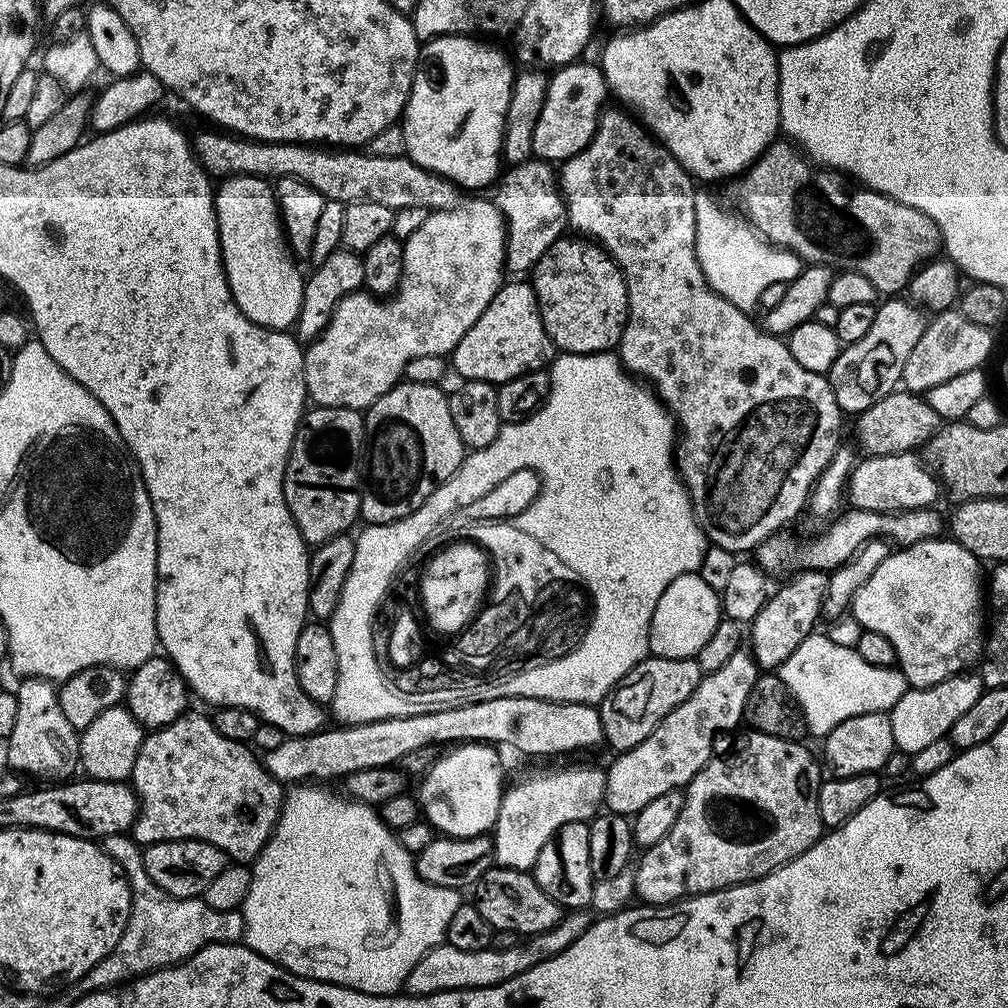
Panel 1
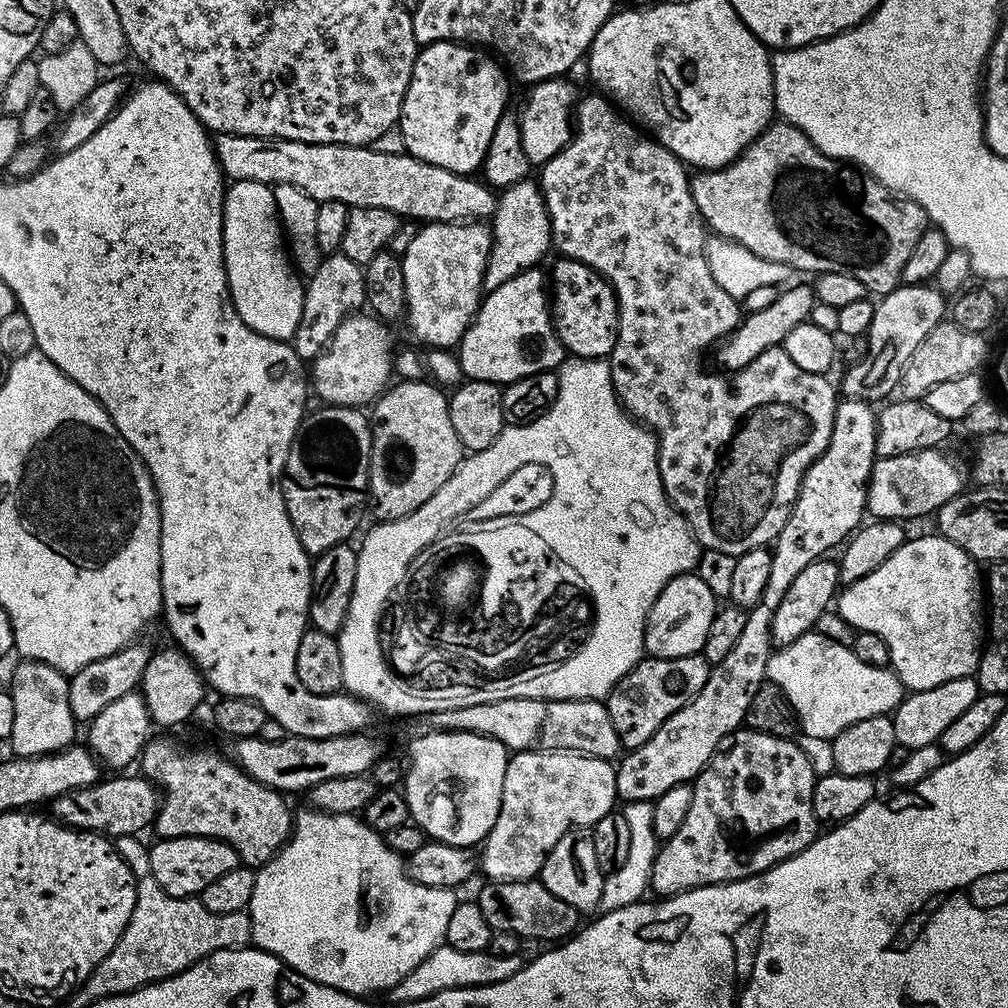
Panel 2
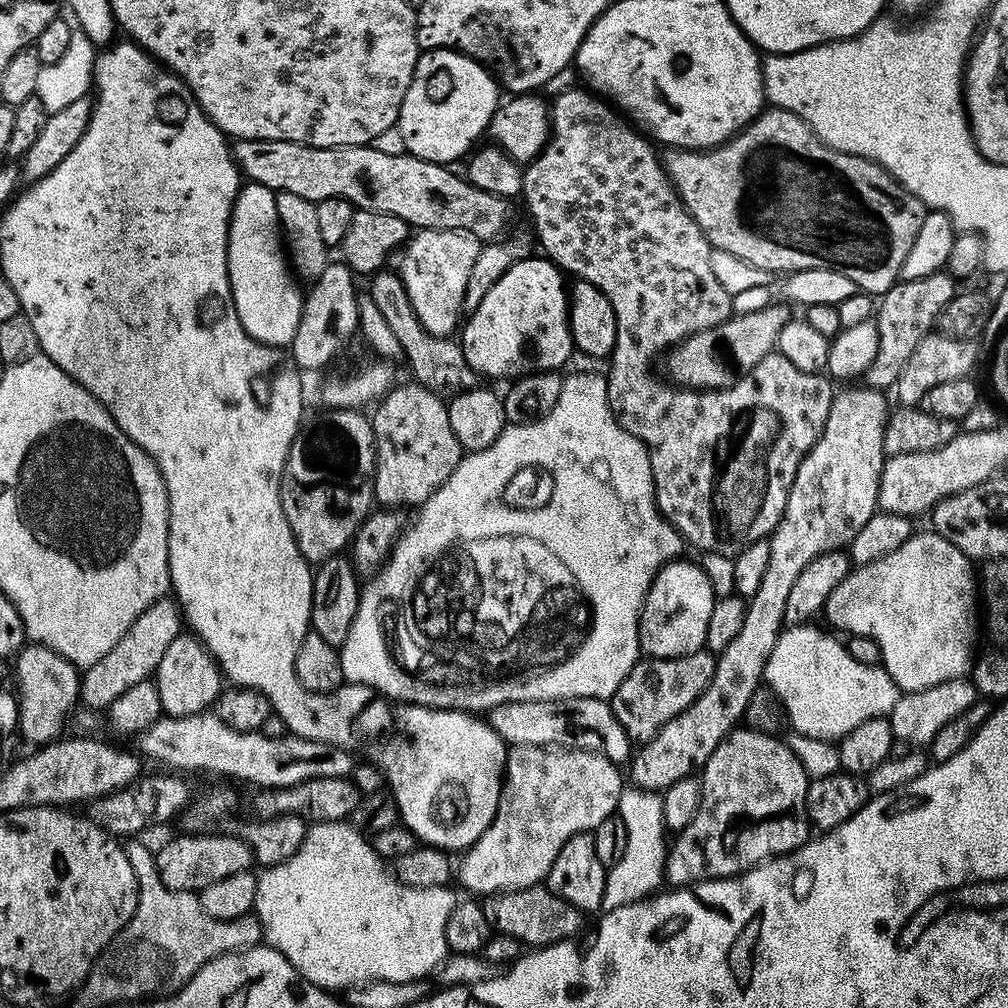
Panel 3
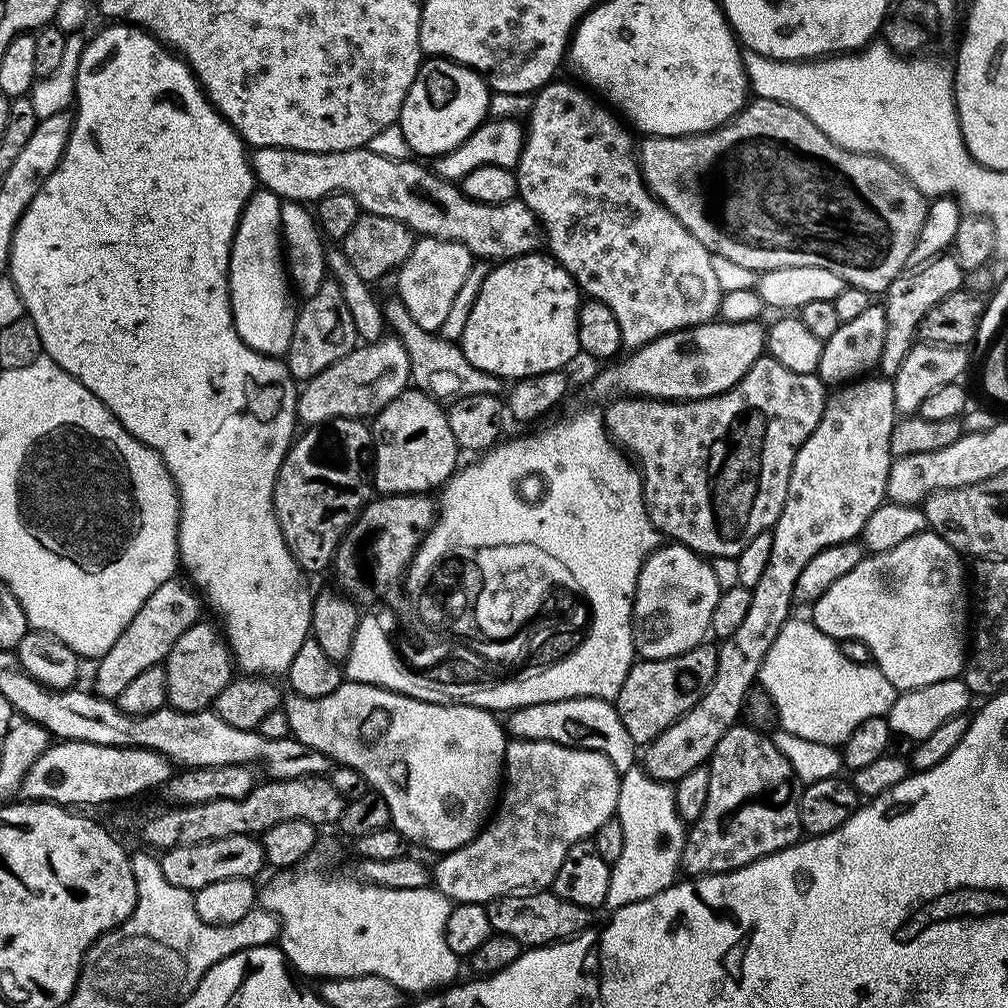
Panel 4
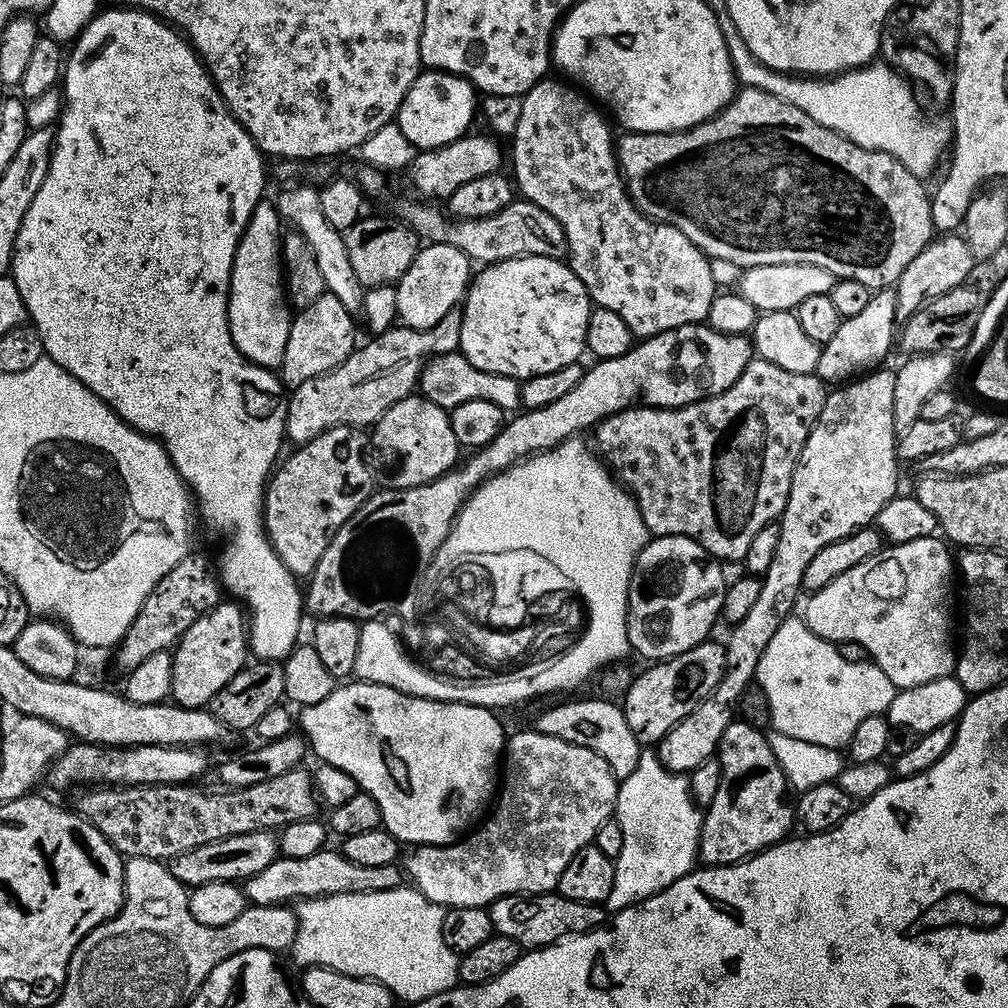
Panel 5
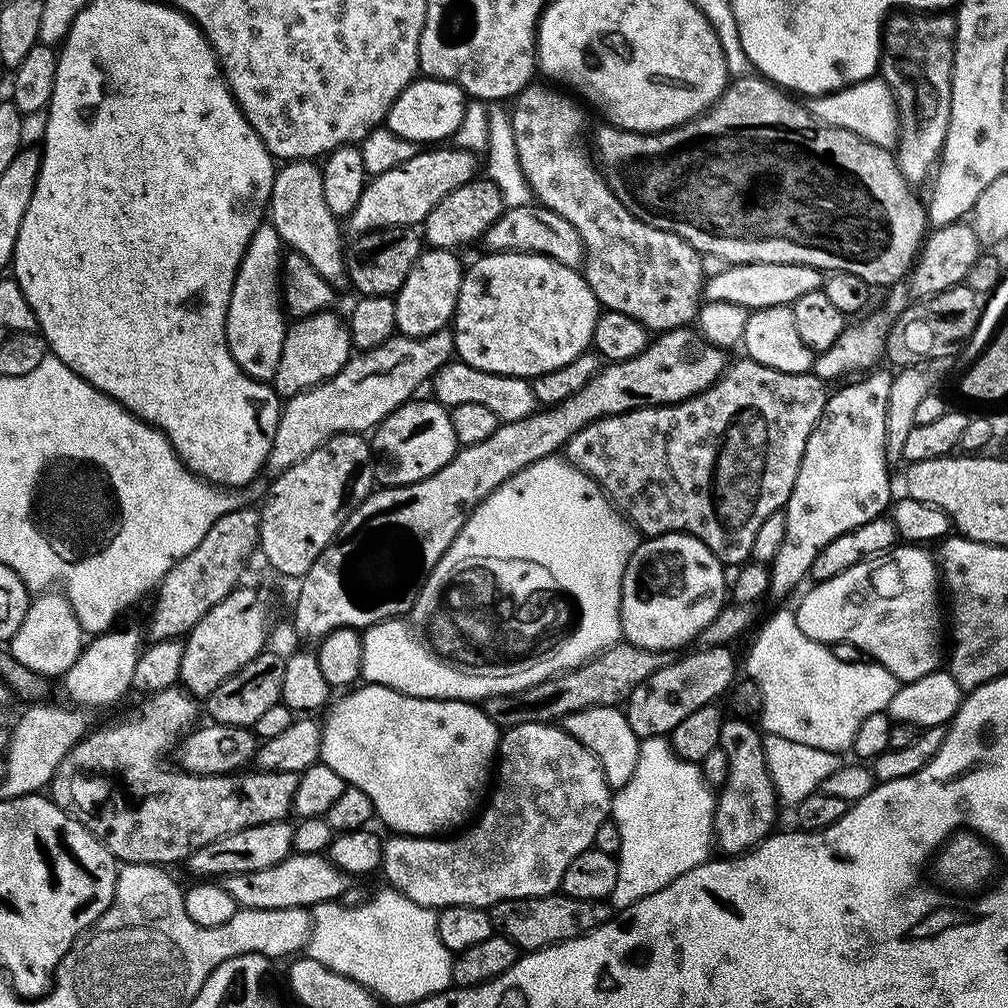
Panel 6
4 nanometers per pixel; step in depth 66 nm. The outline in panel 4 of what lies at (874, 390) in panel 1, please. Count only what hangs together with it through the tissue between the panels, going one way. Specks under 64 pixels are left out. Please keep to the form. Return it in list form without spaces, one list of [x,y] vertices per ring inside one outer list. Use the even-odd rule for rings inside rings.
[[[945,254],[934,258],[915,270],[905,271],[889,286],[886,299],[883,301],[886,322],[886,338],[882,347],[882,354],[878,365],[881,377],[891,378],[898,374],[898,366],[902,366],[902,358],[917,343],[922,318],[935,304],[942,302],[950,294],[961,291],[964,287],[965,270],[956,260],[955,255]]]

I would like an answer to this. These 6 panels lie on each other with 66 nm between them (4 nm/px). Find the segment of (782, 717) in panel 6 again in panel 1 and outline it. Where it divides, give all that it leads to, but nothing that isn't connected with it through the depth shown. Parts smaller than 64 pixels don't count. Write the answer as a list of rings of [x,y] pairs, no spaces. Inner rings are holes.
[[[813,634],[807,636],[782,662],[778,675],[792,692],[793,698],[804,715],[809,733],[823,738],[838,726],[838,722],[846,722],[846,718],[854,718],[858,714],[871,712],[888,712],[909,691],[910,685],[899,667],[879,668],[870,666],[870,662],[862,662],[855,647],[839,644],[828,636]]]

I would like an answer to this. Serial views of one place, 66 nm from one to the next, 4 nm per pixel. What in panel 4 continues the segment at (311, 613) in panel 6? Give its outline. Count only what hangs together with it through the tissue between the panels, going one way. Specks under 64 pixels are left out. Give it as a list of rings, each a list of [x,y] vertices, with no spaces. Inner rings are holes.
[[[709,320],[707,324],[695,324],[681,332],[662,334],[650,343],[629,351],[625,360],[617,359],[601,367],[604,369],[592,380],[592,392],[607,398],[621,396],[673,402],[710,398],[734,387],[750,366],[765,355],[767,342],[768,333],[760,320]],[[422,492],[377,495],[368,501],[348,532],[340,540],[334,557],[339,591],[357,605],[376,604],[387,596],[399,593],[402,577],[409,571],[414,554],[431,530],[438,515],[438,504]]]

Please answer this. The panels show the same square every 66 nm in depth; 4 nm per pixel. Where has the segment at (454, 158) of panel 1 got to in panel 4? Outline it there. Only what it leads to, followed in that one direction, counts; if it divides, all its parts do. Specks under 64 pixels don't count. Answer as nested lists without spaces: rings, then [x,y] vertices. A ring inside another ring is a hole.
[[[425,59],[406,94],[406,102],[402,102],[398,121],[411,151],[417,157],[435,158],[466,142],[489,115],[488,96],[490,89],[484,77],[473,68],[452,60]]]

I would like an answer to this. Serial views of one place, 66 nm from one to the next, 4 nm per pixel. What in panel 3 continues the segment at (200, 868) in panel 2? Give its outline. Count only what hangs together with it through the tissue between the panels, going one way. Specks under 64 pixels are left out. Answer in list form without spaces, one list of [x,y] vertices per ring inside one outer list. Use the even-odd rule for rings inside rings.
[[[179,834],[173,840],[168,840],[159,849],[155,849],[156,869],[158,878],[162,878],[162,886],[175,892],[195,892],[199,894],[206,886],[227,878],[230,874],[242,874],[253,867],[252,851],[246,842],[235,834],[216,836],[220,834]]]

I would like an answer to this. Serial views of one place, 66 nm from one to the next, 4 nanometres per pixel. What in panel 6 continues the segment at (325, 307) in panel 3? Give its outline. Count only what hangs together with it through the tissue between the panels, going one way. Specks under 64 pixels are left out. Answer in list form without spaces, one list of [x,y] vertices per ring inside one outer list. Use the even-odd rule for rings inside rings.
[[[336,310],[312,313],[287,325],[282,342],[282,358],[278,358],[278,370],[270,383],[276,389],[277,396],[293,396],[338,374],[338,370],[342,370],[353,355],[345,317],[339,316]]]

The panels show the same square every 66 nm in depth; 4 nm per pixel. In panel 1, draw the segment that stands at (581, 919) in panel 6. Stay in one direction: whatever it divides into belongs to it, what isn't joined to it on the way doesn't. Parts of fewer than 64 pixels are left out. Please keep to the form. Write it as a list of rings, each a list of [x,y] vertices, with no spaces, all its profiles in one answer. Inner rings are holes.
[[[493,866],[482,874],[482,878],[474,885],[476,897],[474,903],[478,914],[490,922],[496,932],[513,932],[517,938],[537,936],[554,926],[566,915],[565,909],[560,907],[542,886],[533,878],[531,871],[519,872],[513,868]]]

